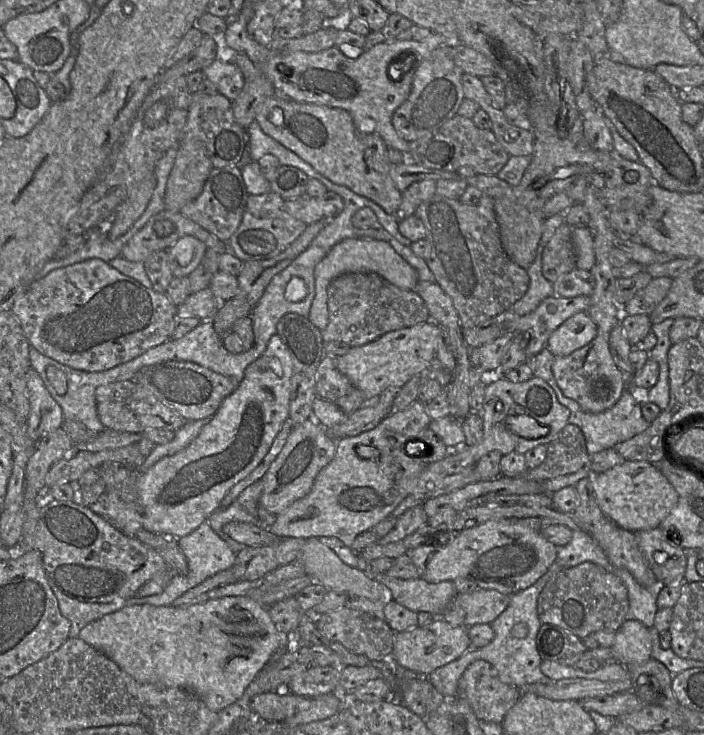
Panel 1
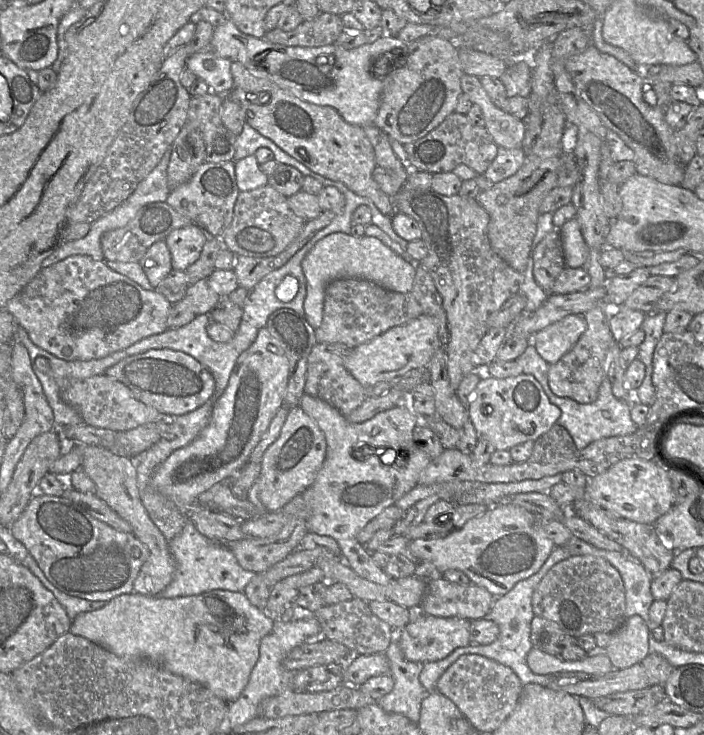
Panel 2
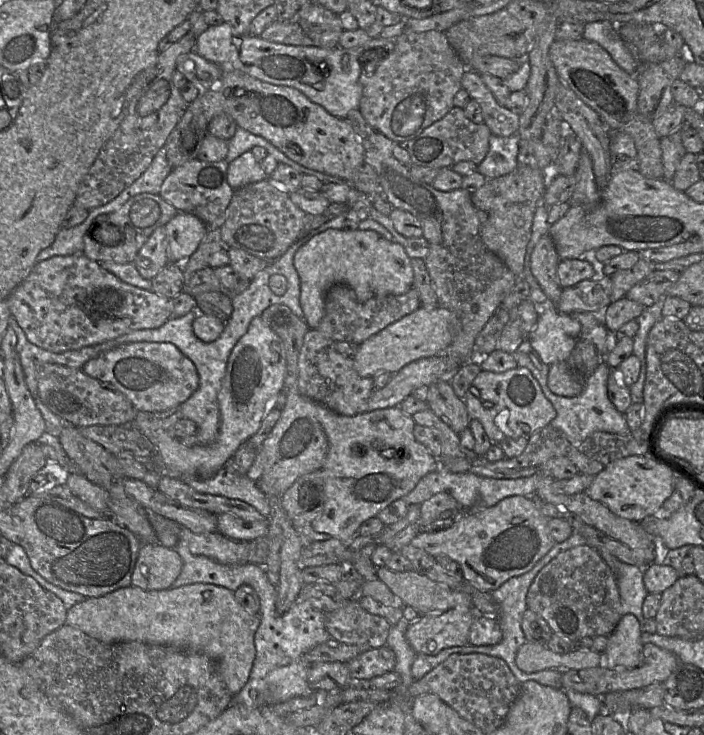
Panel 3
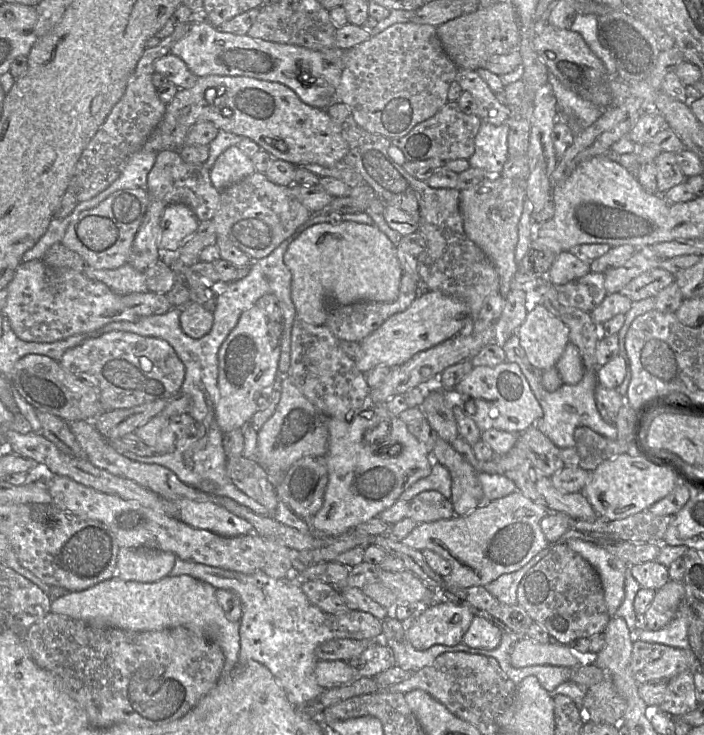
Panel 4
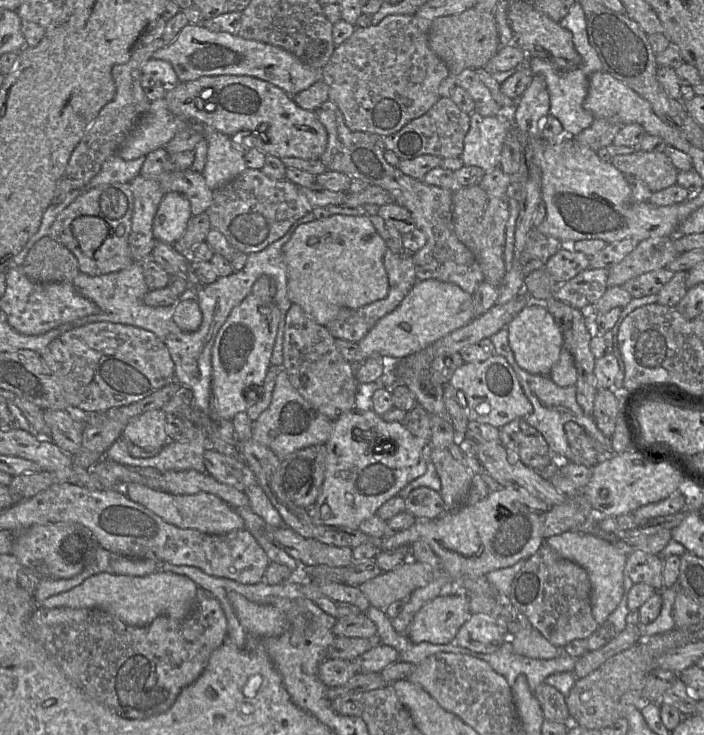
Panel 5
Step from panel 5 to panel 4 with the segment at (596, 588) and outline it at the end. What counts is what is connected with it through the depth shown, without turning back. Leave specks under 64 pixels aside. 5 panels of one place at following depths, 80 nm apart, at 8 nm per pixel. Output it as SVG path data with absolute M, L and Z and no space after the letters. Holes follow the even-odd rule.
M570 539L564 544L581 555L597 571L608 614L614 617L624 600L625 574L629 566L598 544L579 539Z

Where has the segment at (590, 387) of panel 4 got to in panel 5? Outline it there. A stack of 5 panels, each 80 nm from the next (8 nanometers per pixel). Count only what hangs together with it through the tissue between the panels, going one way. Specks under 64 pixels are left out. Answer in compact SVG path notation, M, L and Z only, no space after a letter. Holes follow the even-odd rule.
M501 329L490 338L495 348L495 354L503 357L515 371L523 392L533 406L531 414L524 420L533 428L538 430L546 440L550 450L556 455L558 460L562 460L562 449L568 444L568 439L564 430L567 422L574 422L581 426L585 432L594 438L608 452L613 452L611 447L611 437L605 436L597 427L592 415L586 415L576 400L576 386L561 387L555 384L549 376L530 374L522 369L516 362L514 354L509 346L508 332Z

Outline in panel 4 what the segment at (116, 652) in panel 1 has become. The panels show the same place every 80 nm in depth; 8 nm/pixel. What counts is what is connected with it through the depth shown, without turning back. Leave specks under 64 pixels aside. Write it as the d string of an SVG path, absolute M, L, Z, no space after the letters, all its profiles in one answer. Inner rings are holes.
M187 575L167 576L152 583L124 581L113 577L85 590L68 593L54 599L51 603L51 611L95 626L116 627L132 632L185 627L214 640L221 647L225 673L229 673L239 664L240 623L232 622L226 617L216 598L216 590L213 586Z

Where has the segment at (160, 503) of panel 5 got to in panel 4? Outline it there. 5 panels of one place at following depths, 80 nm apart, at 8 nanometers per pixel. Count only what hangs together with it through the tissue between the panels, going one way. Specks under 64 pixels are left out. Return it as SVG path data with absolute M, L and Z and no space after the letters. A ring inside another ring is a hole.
M189 499L171 501L179 510L177 519L193 528L208 530L227 537L253 533L250 523L213 502Z

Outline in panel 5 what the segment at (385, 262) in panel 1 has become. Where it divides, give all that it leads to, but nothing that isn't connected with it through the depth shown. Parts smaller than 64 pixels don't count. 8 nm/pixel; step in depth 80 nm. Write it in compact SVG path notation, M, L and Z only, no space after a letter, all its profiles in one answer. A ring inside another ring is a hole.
M337 214L324 219L318 219L312 222L301 224L295 229L289 241L283 246L283 260L287 267L288 276L288 297L292 303L299 305L307 314L307 316L322 326L326 326L330 321L332 321L342 309L356 309L377 300L384 299L389 293L389 280L383 261L385 252L387 250L388 247L386 242L379 235L372 222L369 220L369 216L367 215L352 216Z

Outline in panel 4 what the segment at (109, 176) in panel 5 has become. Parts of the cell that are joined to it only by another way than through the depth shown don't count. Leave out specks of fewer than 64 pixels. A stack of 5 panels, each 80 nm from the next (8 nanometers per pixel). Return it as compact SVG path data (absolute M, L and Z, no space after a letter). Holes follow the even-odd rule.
M140 150L130 156L119 178L107 188L107 195L122 189L146 188L156 154L157 152Z

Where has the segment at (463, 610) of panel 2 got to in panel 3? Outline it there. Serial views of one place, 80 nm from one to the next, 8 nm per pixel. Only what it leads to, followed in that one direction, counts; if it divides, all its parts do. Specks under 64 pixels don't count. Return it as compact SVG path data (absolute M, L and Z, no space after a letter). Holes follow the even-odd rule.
M379 567L376 574L399 604L413 607L420 615L440 613L456 607L473 609L469 594L435 582L414 570L396 572Z

